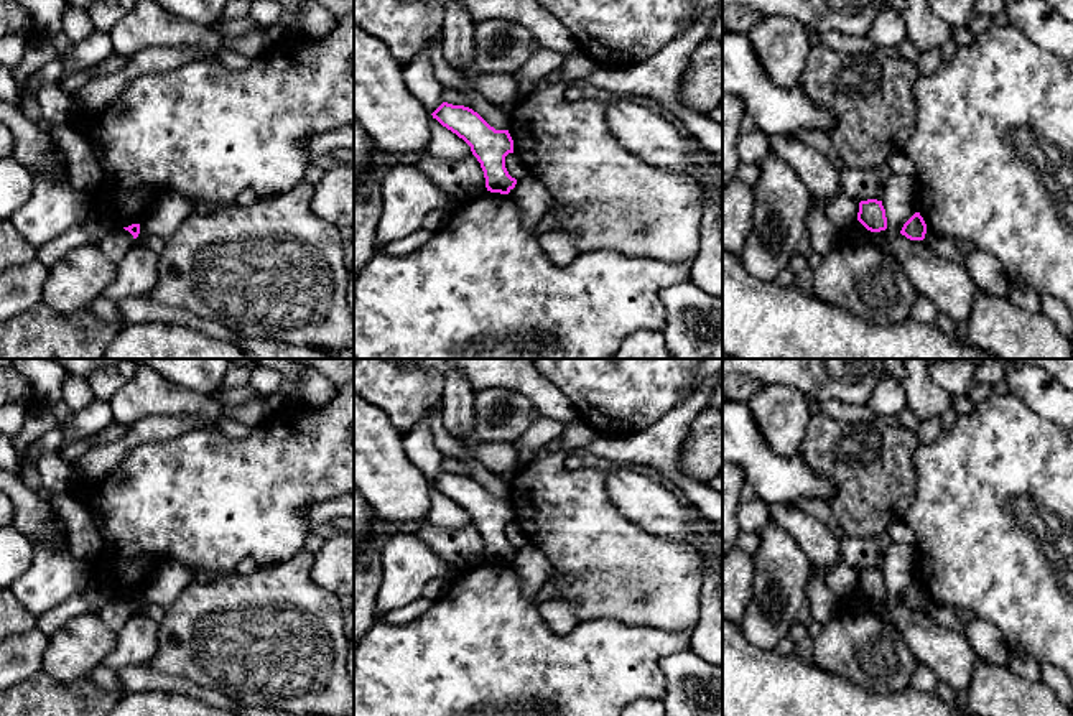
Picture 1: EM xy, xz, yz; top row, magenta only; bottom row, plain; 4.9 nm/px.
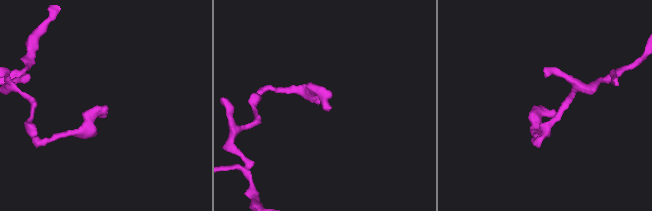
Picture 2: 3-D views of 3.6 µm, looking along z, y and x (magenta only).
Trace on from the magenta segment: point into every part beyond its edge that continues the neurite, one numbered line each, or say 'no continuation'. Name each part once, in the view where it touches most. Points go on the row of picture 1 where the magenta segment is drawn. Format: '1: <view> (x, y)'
no continuation

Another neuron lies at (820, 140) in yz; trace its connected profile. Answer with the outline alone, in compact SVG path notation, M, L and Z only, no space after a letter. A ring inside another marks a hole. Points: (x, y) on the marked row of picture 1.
M801 128L797 132L795 137L805 145L823 153L836 166L838 171L843 171L846 168L846 165L836 155L834 146L826 132L813 130L813 128Z

